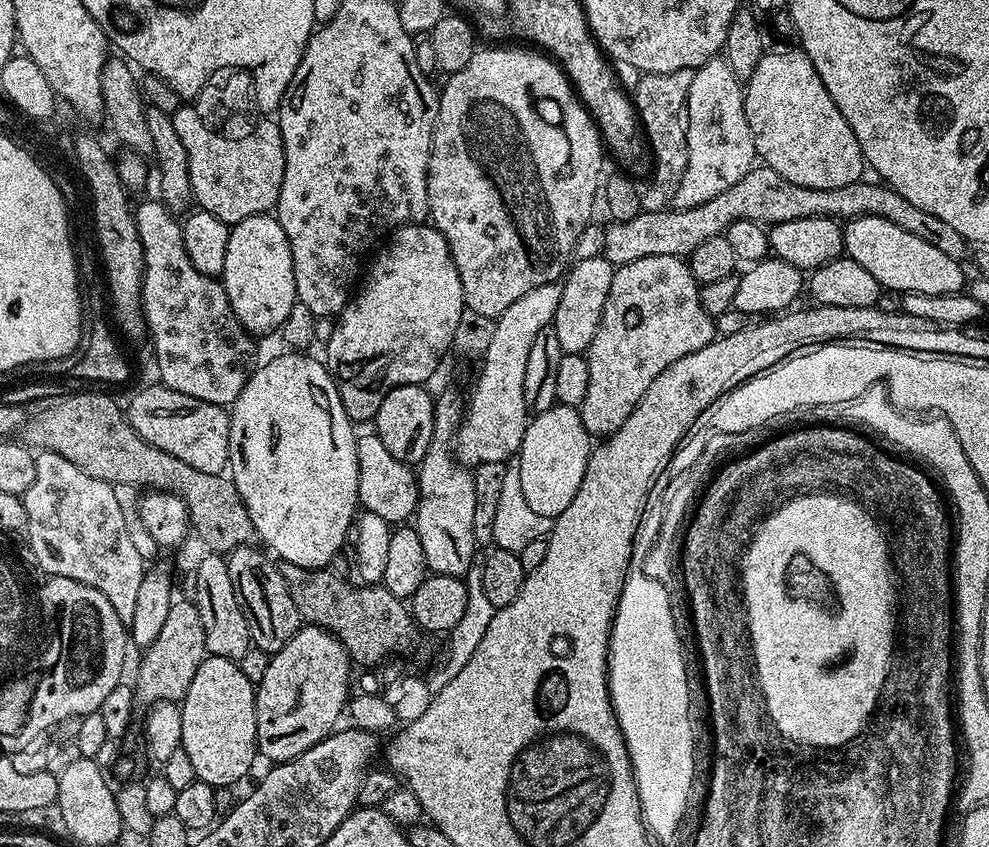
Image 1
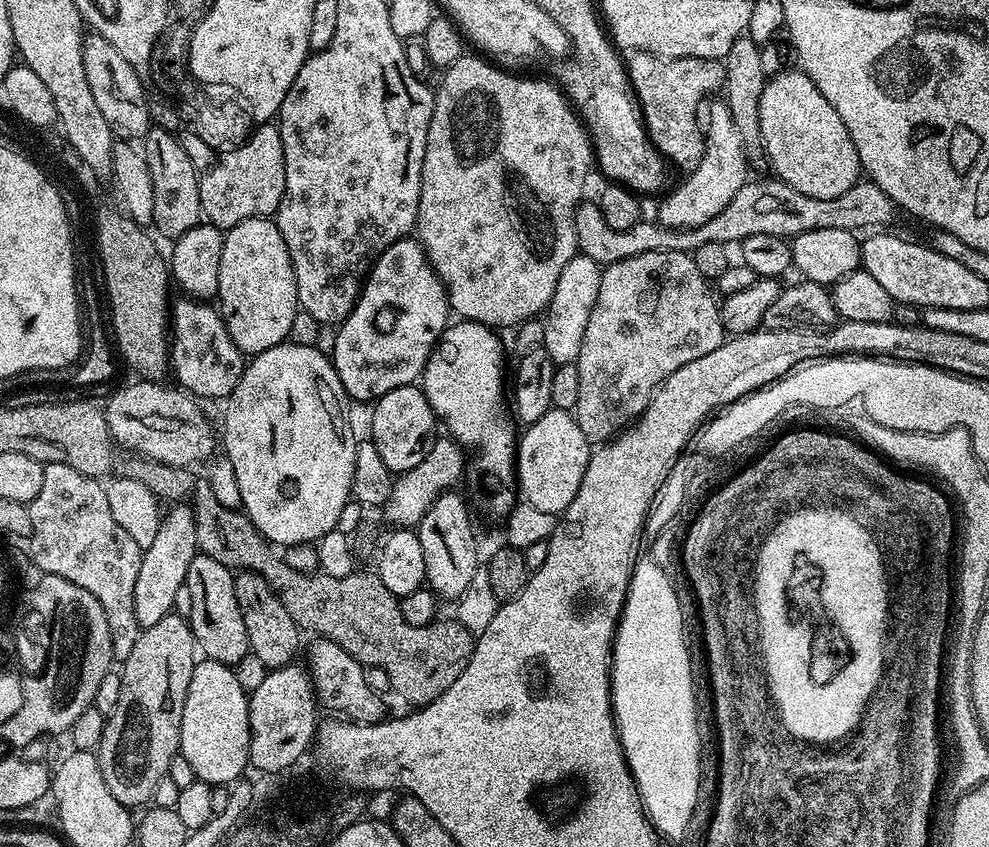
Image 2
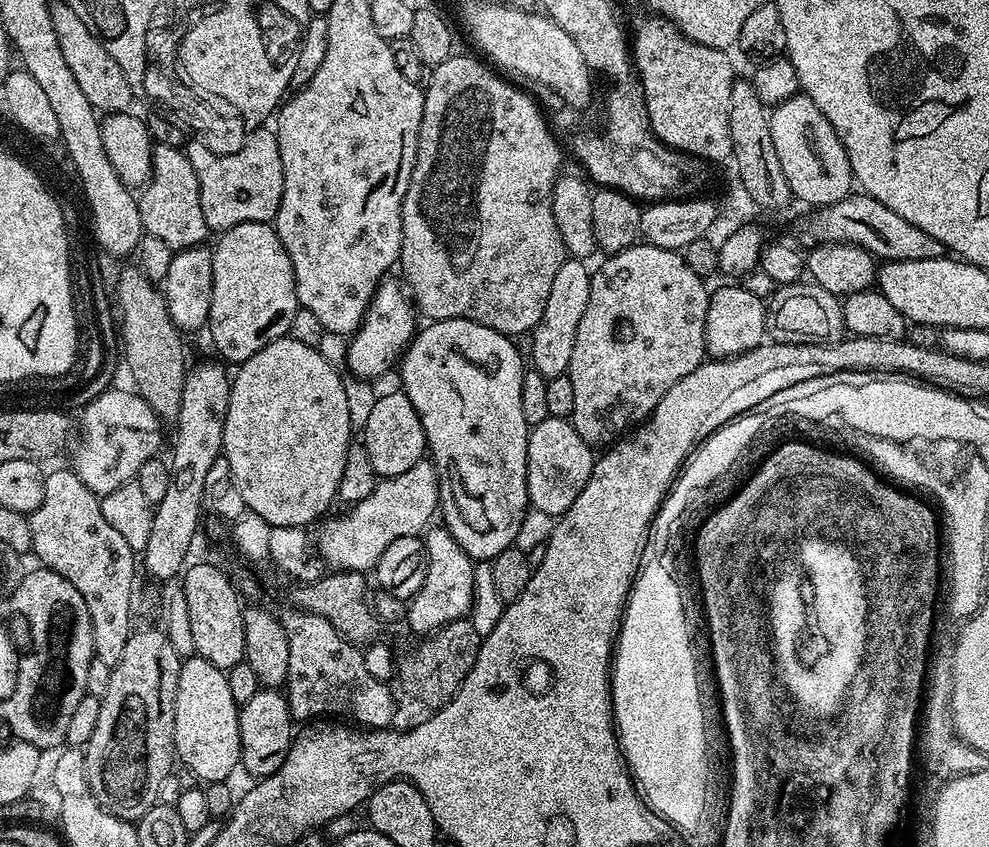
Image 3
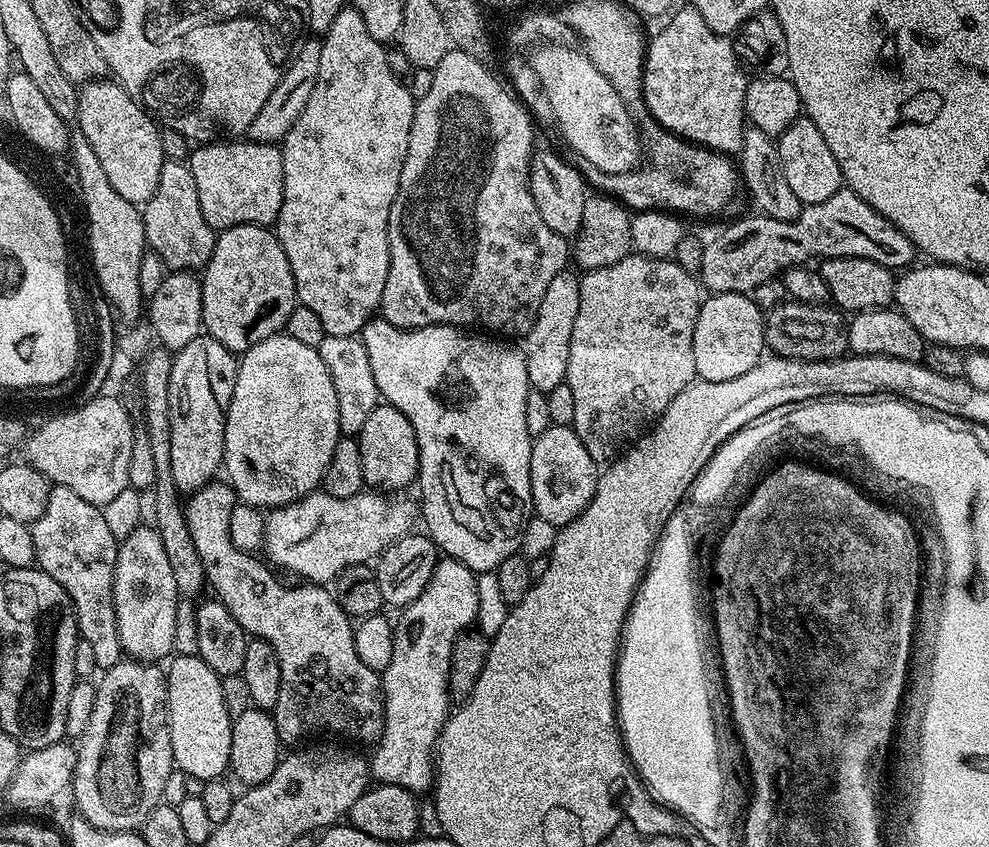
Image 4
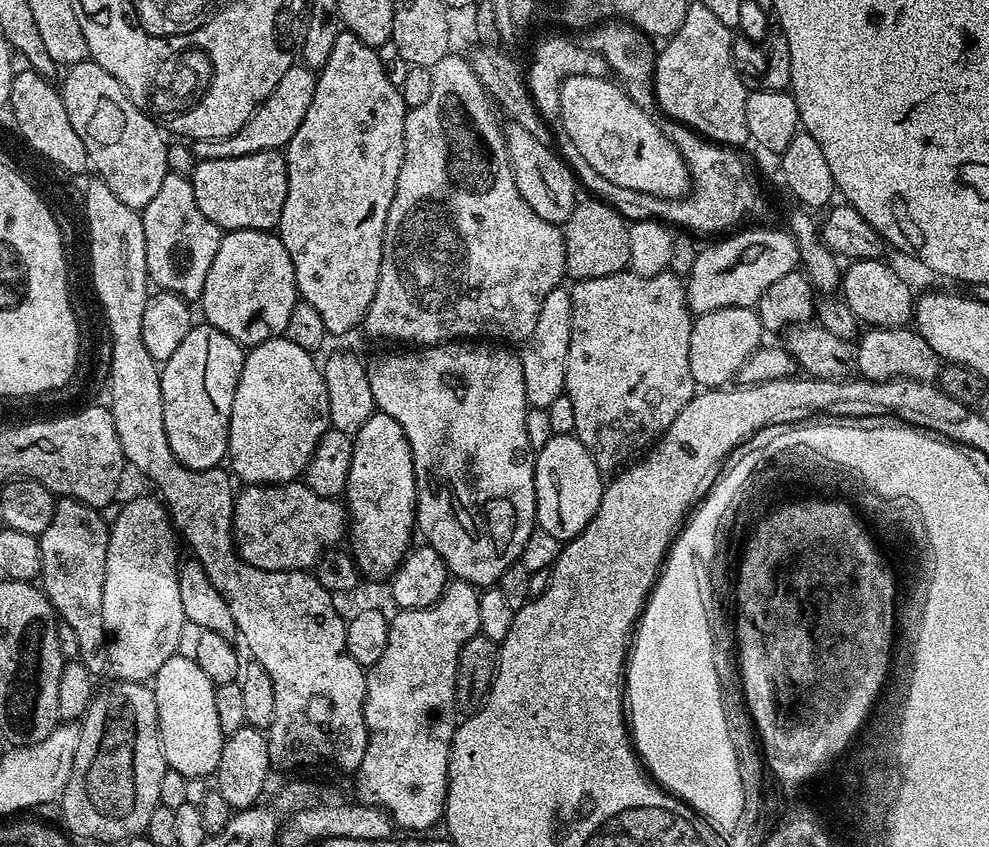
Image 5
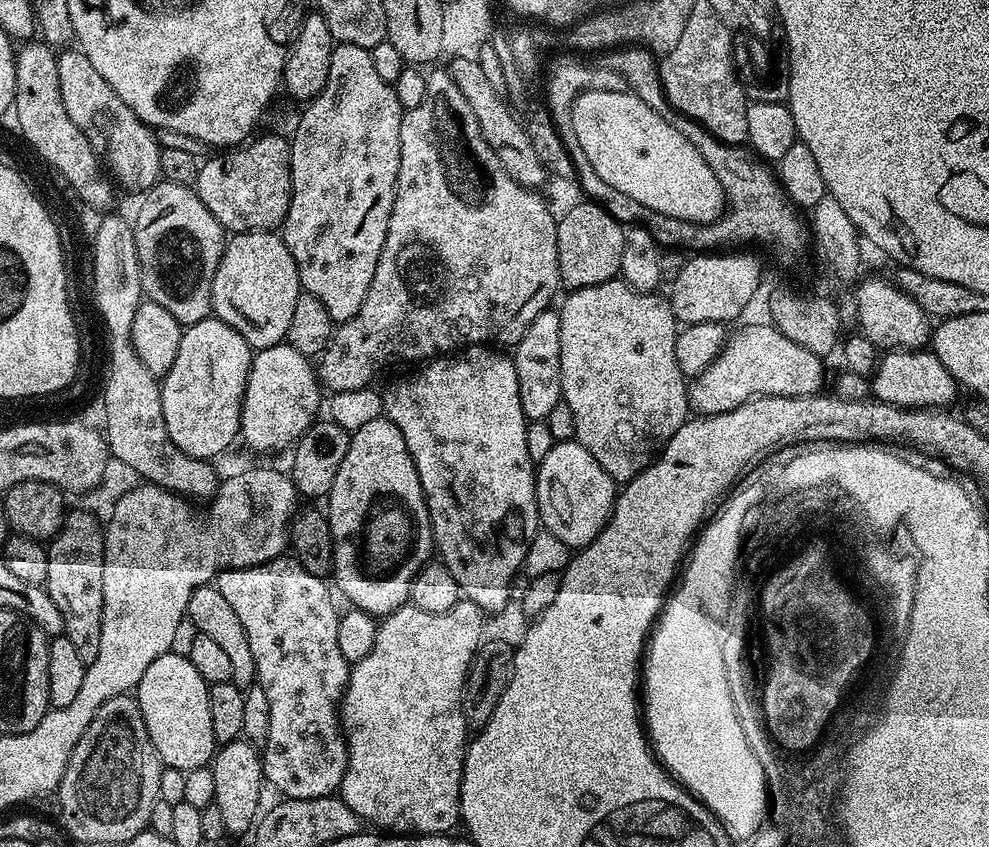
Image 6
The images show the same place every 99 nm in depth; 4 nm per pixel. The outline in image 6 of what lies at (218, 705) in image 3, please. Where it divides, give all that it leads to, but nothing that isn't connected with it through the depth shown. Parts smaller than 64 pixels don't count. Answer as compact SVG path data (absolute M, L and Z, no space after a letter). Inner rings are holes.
M173 651L154 658L146 674L142 674L134 695L142 710L142 722L146 722L146 734L163 767L187 773L211 765L218 745L210 723L209 687L188 657Z

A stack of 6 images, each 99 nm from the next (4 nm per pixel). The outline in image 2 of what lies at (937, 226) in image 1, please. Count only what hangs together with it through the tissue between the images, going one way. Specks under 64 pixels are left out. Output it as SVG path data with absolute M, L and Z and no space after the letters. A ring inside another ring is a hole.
M771 178L772 180L756 180L749 179L747 183L734 194L734 198L727 203L726 209L722 210L710 218L709 222L703 223L702 226L696 228L663 228L660 223L653 222L648 218L641 219L639 224L633 228L627 228L625 232L622 230L614 230L612 226L606 226L606 218L602 218L602 210L599 203L582 202L576 207L574 214L574 230L576 231L576 246L579 255L586 258L594 258L594 262L601 266L607 266L614 262L622 262L626 258L634 258L638 254L646 254L647 252L687 252L689 254L696 252L698 246L704 246L706 242L718 242L719 244L728 246L741 243L746 237L756 234L770 234L770 236L778 236L780 238L789 239L814 229L850 229L852 231L861 231L860 228L880 228L888 226L894 216L898 214L896 204L890 199L889 195L876 183L869 180L859 180L850 190L840 194L837 198L812 198L809 195L801 194L798 190L785 183L779 178Z

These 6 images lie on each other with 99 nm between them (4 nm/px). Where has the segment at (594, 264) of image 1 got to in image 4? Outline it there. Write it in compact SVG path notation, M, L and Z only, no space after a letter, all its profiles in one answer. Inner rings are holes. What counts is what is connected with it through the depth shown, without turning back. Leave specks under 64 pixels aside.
M572 270L559 272L551 280L542 306L538 306L538 318L530 326L528 335L523 337L522 351L526 362L529 385L535 391L548 393L554 386L565 383L566 362L570 358L570 334L574 334L574 318L578 318L578 294L580 276Z

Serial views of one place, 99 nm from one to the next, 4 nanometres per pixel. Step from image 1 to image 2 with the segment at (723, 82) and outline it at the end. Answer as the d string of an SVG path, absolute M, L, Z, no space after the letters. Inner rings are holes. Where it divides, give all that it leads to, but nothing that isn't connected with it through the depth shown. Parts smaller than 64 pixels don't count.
M717 102L706 120L704 157L692 172L683 177L684 181L665 198L657 210L655 219L663 228L696 228L709 222L716 214L726 209L727 203L750 179L748 160L742 138L734 126L734 118L728 105Z

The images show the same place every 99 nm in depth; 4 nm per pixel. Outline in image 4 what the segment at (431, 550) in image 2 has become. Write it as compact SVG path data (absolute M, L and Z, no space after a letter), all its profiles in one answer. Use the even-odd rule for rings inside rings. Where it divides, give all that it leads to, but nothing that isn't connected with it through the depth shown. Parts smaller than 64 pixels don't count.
M447 558L437 559L434 574L414 602L410 602L395 617L394 655L390 666L382 673L384 690L384 732L381 734L370 756L370 776L381 784L402 786L406 790L423 794L434 784L434 749L439 741L440 732L450 715L450 693L448 675L452 669L452 647L461 632L476 624L478 614L477 573L470 571L462 562Z

